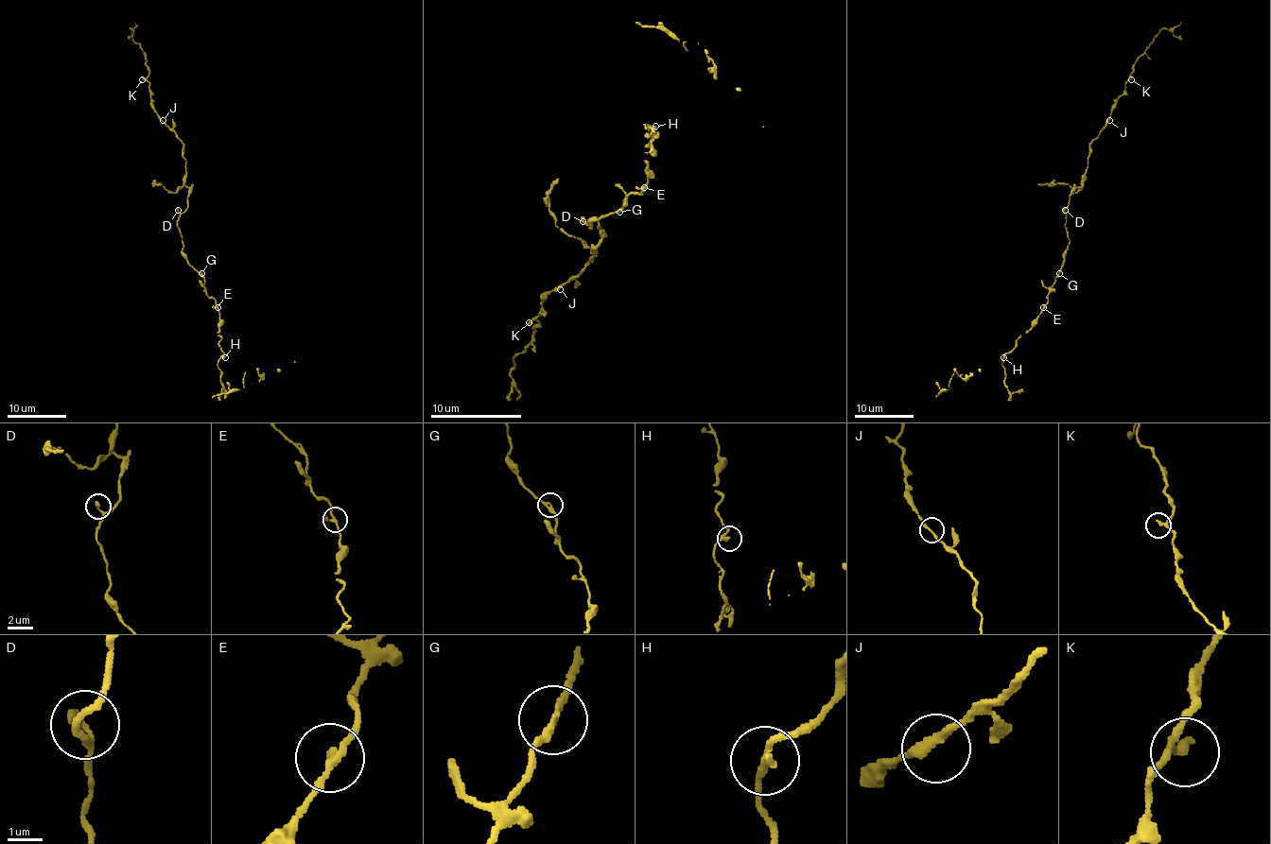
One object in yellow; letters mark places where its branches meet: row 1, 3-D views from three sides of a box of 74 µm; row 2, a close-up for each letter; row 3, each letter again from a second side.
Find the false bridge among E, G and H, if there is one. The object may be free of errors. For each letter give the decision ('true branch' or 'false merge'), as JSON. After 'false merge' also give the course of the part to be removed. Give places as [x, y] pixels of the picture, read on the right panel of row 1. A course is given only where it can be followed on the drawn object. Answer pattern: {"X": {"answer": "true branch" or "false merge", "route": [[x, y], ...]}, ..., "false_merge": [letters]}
{"E": {"answer": "true branch"}, "G": {"answer": "true branch"}, "H": {"answer": "true branch"}, "false_merge": []}

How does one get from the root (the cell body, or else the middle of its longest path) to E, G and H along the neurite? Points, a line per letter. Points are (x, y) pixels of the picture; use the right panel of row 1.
E: (1070, 238), (1065, 262), (1043, 307)
G: (1070, 238), (1059, 273)
H: (1070, 238), (1065, 262), (1051, 288), (1044, 309), (1003, 357)

